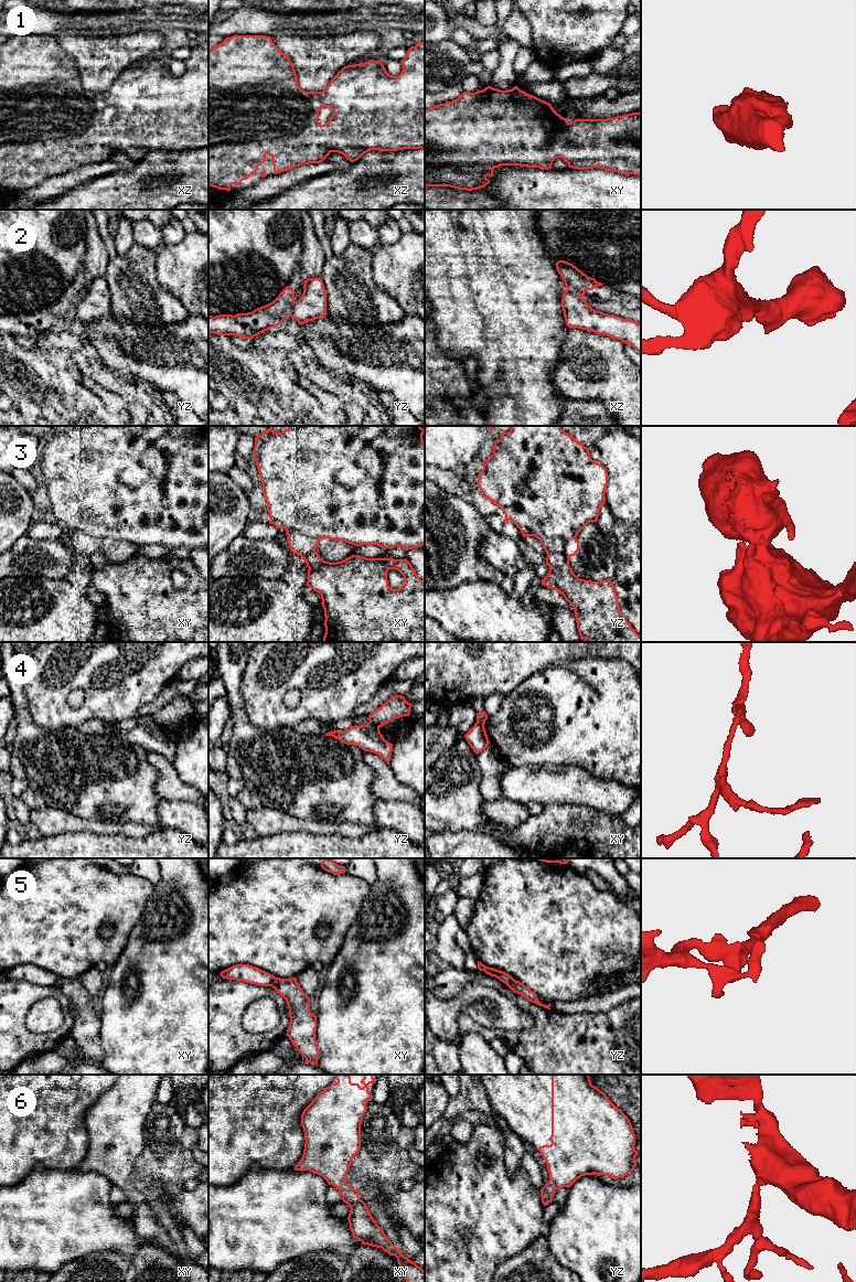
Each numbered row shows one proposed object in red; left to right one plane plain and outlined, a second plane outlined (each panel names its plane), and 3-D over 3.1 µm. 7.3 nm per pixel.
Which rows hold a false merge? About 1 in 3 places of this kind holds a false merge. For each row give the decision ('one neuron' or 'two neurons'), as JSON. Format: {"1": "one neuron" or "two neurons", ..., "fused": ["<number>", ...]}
{"1": "one neuron", "2": "two neurons", "3": "two neurons", "4": "two neurons", "5": "two neurons", "6": "one neuron", "fused": ["2", "3", "4", "5"]}

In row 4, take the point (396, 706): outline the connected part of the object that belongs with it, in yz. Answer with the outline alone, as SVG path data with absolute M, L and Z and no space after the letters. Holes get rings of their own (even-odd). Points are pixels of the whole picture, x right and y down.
M392 696L381 707L375 709L368 715L368 720L377 728L388 724L389 722L403 717L409 716L411 704L408 703L404 696Z

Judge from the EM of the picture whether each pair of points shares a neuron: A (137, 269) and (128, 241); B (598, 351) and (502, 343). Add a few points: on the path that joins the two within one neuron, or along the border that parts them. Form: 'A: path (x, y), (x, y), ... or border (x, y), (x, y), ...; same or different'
A: border (135, 243), (125, 254), (117, 254); different
B: border (569, 328), (562, 343), (558, 363), (550, 372); different

